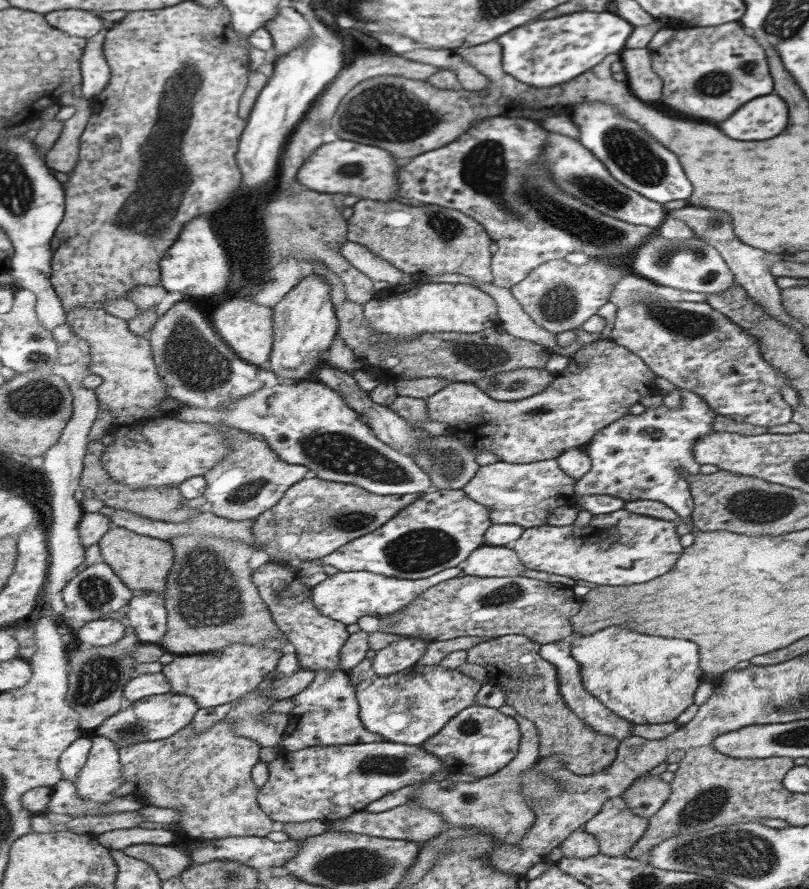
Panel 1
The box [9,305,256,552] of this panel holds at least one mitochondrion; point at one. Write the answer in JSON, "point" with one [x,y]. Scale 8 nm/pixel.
{"point":[44,356]}

